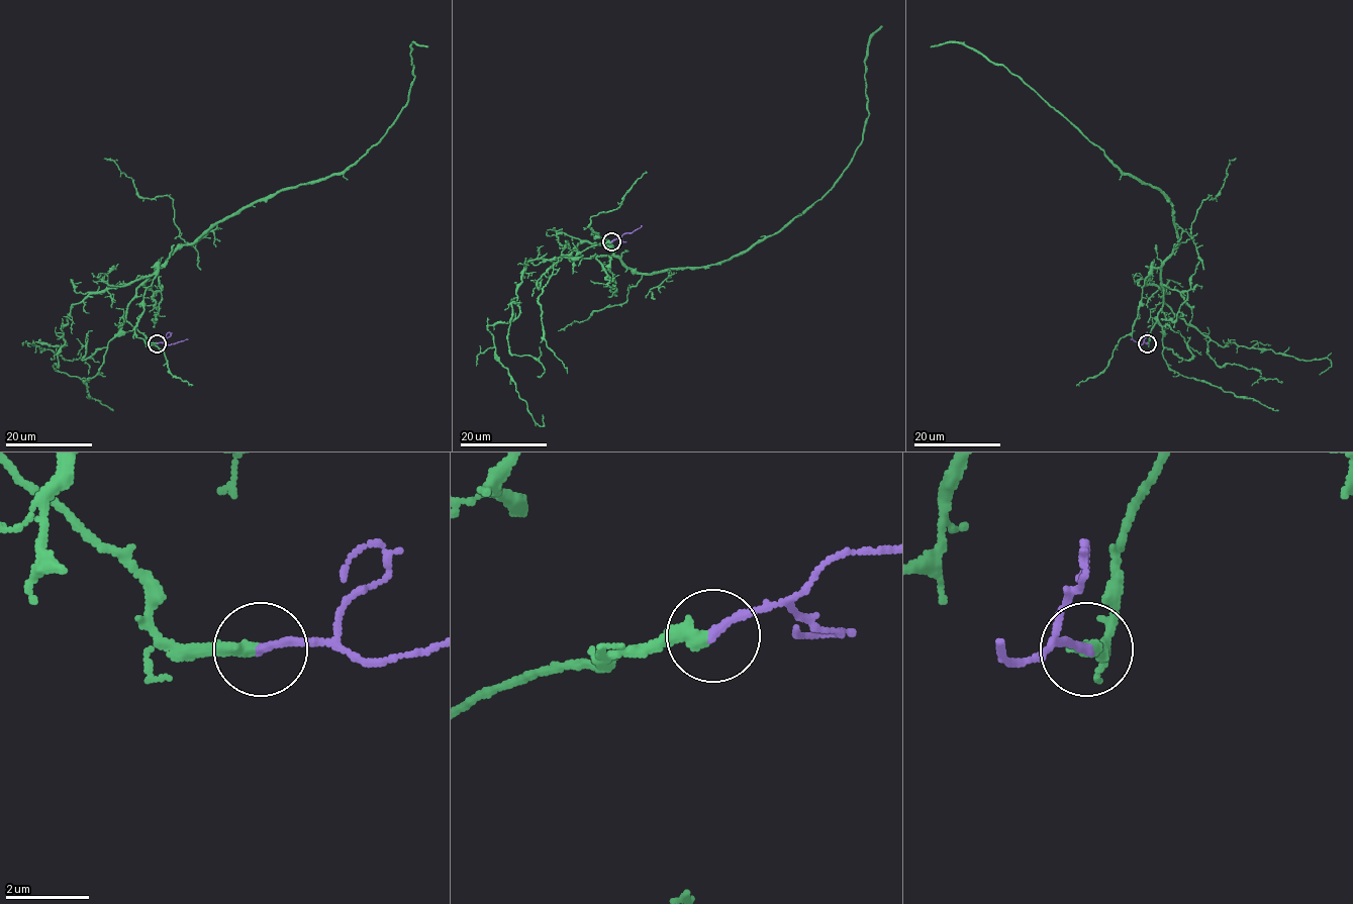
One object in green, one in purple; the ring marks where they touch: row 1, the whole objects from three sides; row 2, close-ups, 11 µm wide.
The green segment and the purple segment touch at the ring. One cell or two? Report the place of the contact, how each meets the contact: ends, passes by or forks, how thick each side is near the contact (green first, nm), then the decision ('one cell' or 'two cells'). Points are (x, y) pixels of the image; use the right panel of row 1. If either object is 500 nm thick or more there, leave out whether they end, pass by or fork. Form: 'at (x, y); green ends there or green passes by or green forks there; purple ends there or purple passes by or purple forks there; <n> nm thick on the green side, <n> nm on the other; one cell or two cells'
at (1147, 343); green ends there; purple ends there; 380 nm thick on the green side, 200 nm on the other; one cell

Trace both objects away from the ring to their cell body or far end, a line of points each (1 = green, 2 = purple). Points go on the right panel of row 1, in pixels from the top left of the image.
1: (1147, 343), (1163, 301), (1161, 266), (1178, 244), (1172, 206), (1002, 65), (957, 41), (931, 46)
2: (1147, 343), (1139, 344), (1130, 339)

